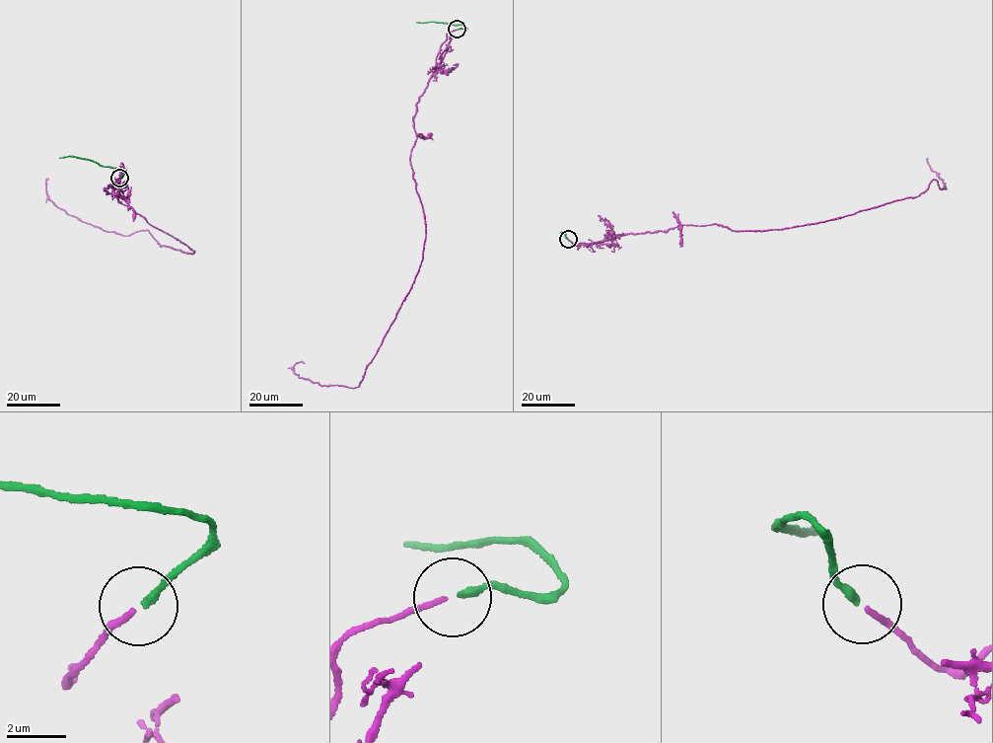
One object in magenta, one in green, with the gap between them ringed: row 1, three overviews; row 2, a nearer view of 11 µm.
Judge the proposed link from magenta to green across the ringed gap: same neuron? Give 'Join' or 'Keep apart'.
Join

